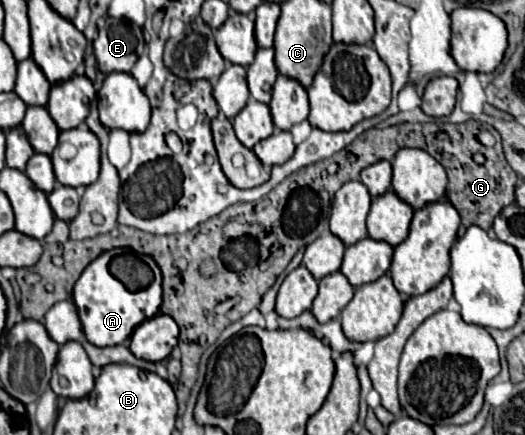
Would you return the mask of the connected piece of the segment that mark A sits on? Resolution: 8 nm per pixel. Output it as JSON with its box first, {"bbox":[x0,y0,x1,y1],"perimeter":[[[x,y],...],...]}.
{"bbox":[74,248,162,348],"perimeter":[[[122,248],[104,252],[102,256],[98,256],[94,262],[90,262],[86,266],[82,276],[74,284],[74,304],[78,306],[82,330],[88,338],[88,342],[92,342],[94,346],[100,346],[100,348],[124,344],[138,324],[142,324],[144,320],[150,320],[158,314],[162,304],[162,274],[158,265],[150,256],[142,256],[142,260],[154,274],[150,288],[144,288],[142,292],[126,292],[126,286],[118,278],[110,276],[110,260],[123,253],[124,249]]]}

